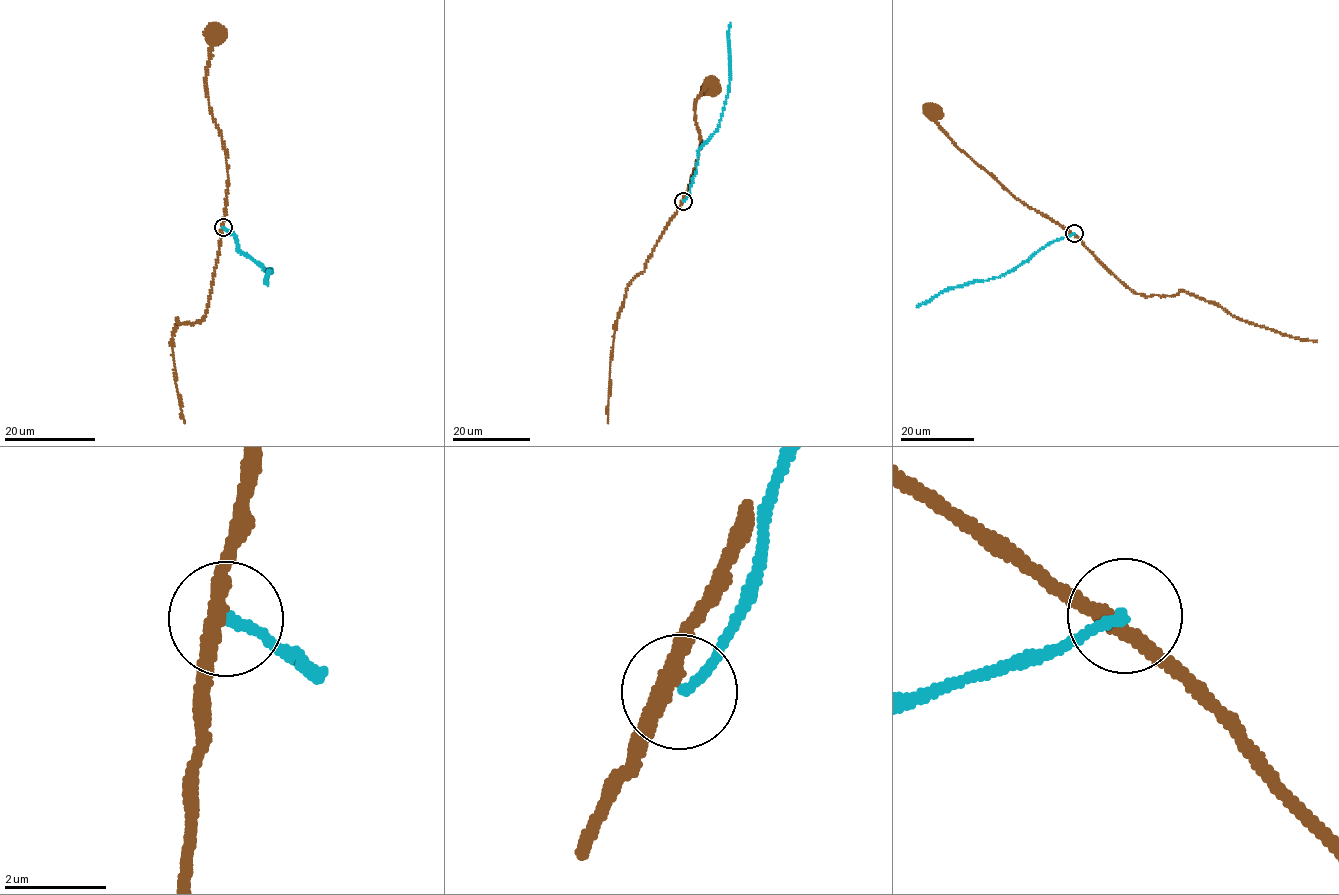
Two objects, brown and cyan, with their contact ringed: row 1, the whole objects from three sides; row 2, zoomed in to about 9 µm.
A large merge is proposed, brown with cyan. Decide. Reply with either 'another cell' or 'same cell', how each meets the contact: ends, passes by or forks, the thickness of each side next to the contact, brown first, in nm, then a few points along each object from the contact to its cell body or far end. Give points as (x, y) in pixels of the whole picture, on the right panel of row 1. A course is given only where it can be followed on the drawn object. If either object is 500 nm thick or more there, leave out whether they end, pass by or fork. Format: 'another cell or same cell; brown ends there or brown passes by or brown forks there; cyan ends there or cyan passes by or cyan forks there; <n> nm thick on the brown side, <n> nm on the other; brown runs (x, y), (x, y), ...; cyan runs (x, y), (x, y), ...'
another cell; brown passes by; cyan ends there; 280 nm thick on the brown side, 190 nm on the other; brown runs (1074, 233), (1018, 200), (978, 166), (934, 119), (932, 111); cyan runs (1074, 233), (1047, 243), (1009, 272), (945, 289), (917, 306)

